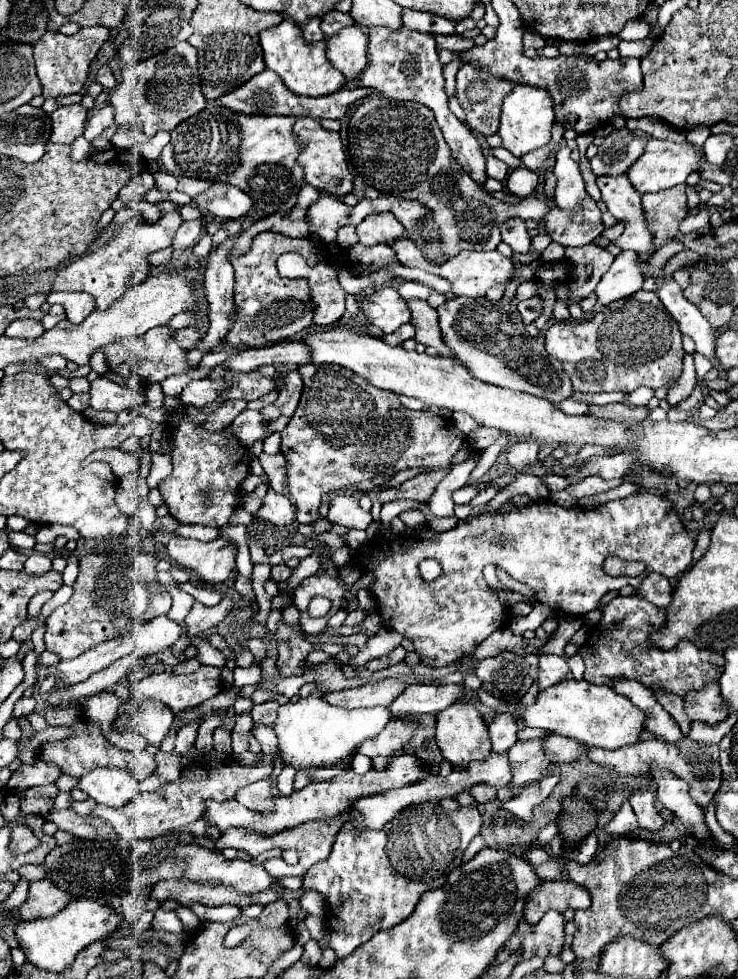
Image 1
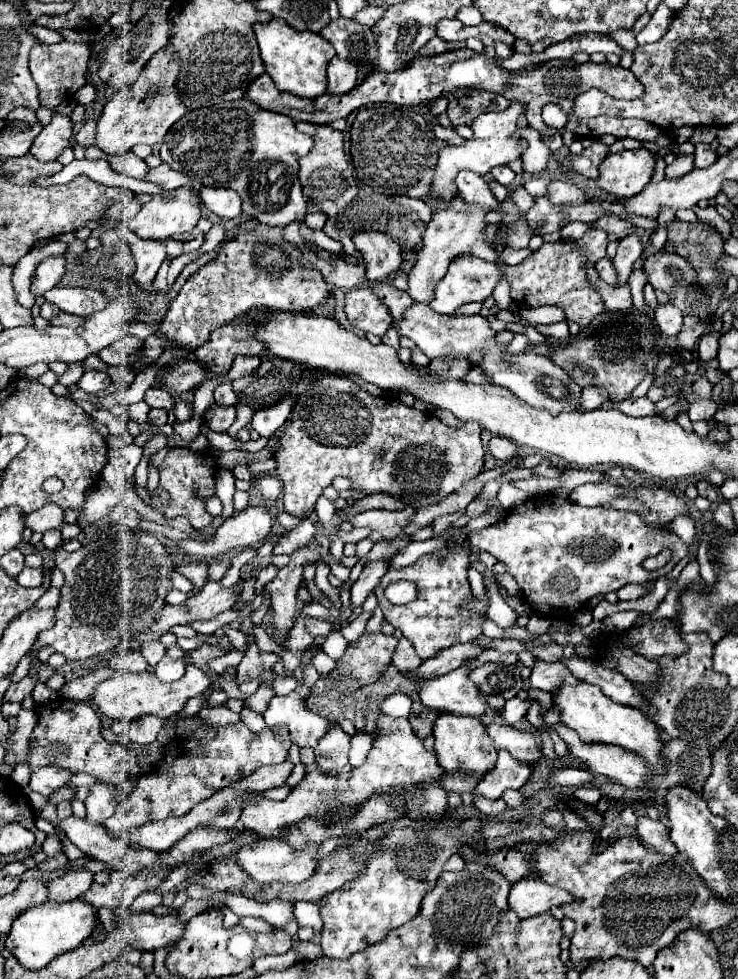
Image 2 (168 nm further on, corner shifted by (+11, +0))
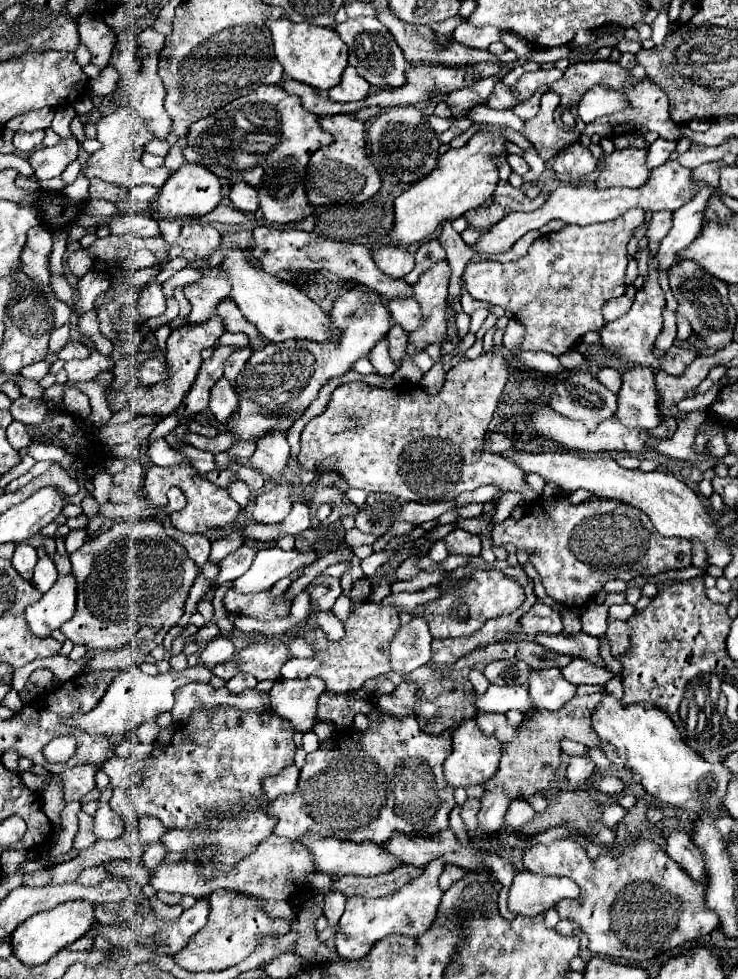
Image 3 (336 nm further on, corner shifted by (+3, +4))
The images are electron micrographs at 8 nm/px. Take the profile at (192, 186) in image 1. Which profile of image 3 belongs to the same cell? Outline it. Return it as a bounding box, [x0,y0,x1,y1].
[87,106,173,188]

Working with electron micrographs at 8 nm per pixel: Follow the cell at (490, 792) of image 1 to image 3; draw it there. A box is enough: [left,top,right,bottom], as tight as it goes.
[505,800,535,830]

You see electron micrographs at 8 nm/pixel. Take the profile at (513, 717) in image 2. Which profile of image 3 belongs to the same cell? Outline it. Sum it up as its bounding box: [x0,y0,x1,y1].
[529,668,575,710]

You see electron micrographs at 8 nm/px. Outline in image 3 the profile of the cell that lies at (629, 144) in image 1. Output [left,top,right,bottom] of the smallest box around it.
[551,142,597,176]

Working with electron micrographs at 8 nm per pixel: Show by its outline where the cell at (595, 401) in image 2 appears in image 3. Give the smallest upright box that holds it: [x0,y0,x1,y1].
[597,368,621,394]

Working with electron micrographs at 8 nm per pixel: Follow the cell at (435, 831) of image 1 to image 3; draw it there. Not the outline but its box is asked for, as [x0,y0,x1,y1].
[335,858,445,960]

